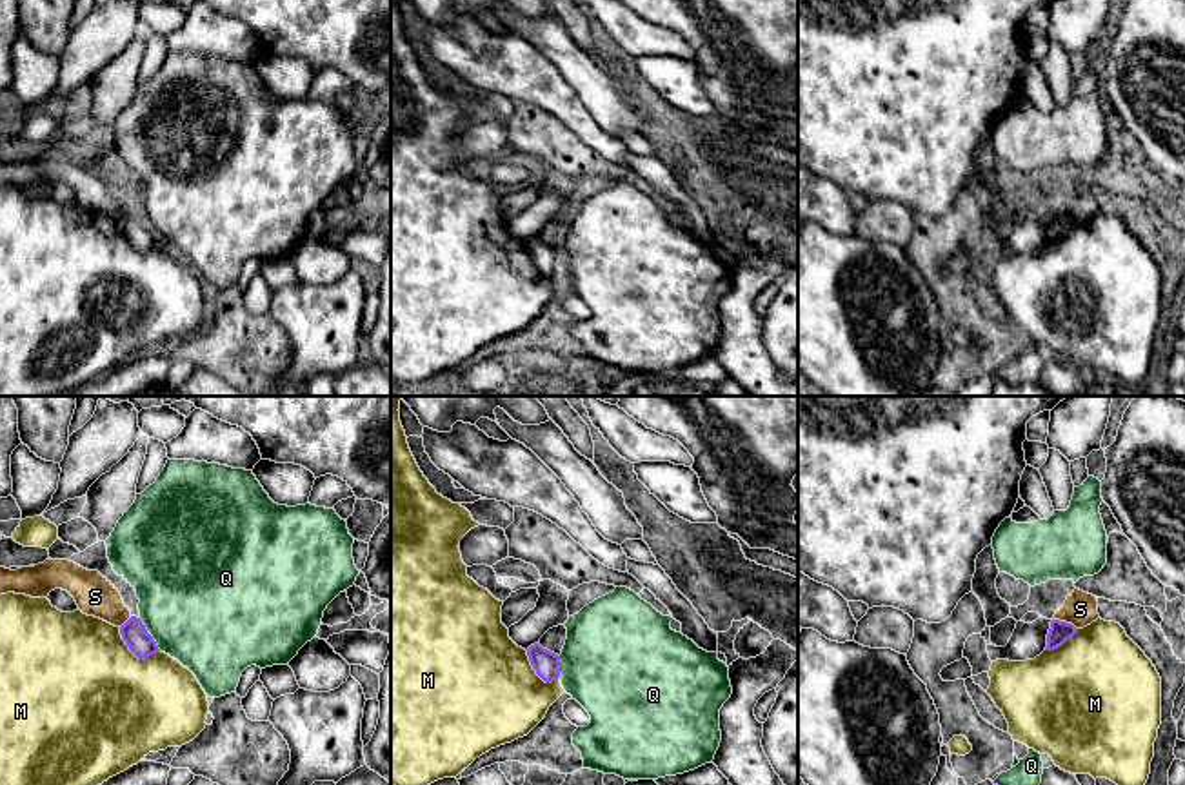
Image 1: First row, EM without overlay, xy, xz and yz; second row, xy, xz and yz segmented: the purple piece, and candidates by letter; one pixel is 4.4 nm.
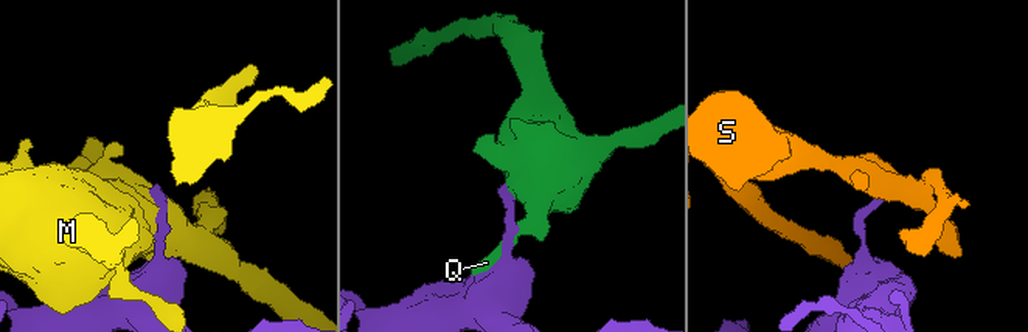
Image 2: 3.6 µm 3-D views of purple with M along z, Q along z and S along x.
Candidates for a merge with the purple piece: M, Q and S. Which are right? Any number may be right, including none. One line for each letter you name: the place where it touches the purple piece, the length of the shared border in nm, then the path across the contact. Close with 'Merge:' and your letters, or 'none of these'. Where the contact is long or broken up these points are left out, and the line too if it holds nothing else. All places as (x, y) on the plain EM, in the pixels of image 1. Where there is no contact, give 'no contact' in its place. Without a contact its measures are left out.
Merge: none of these

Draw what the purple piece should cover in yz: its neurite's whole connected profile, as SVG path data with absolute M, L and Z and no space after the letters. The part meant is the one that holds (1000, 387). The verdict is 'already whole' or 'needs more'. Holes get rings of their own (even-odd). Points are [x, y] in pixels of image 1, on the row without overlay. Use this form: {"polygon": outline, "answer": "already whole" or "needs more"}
{"polygon": "M994 378L994 387L991 396L1054 396L1040 382L1011 385Z", "answer": "already whole"}

